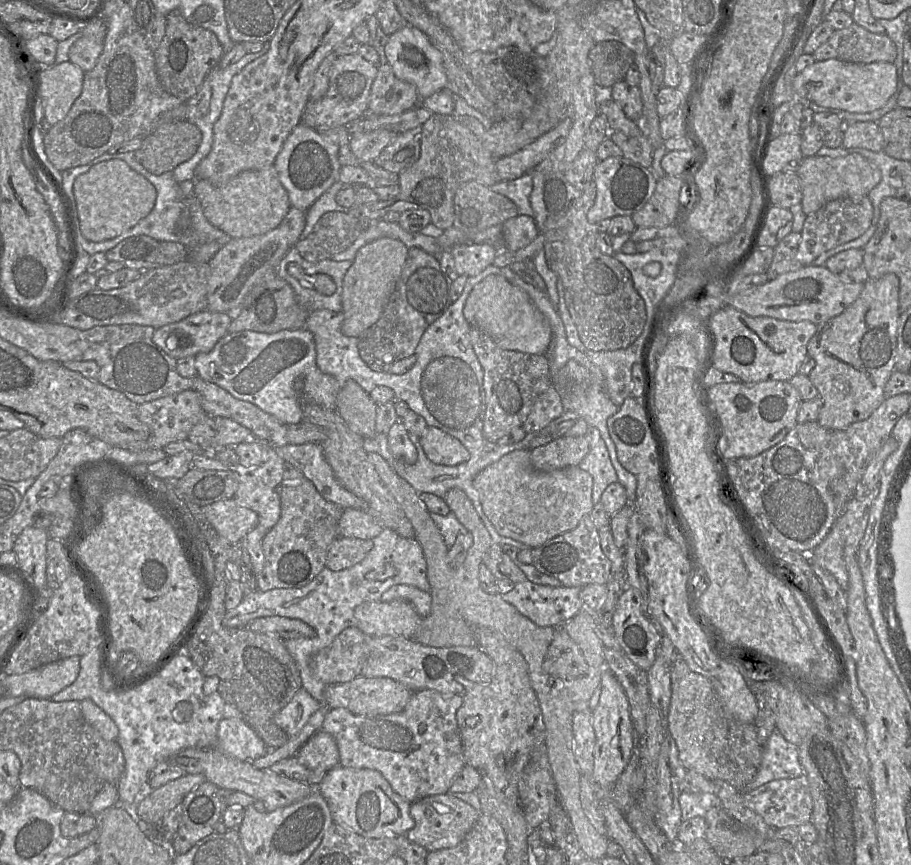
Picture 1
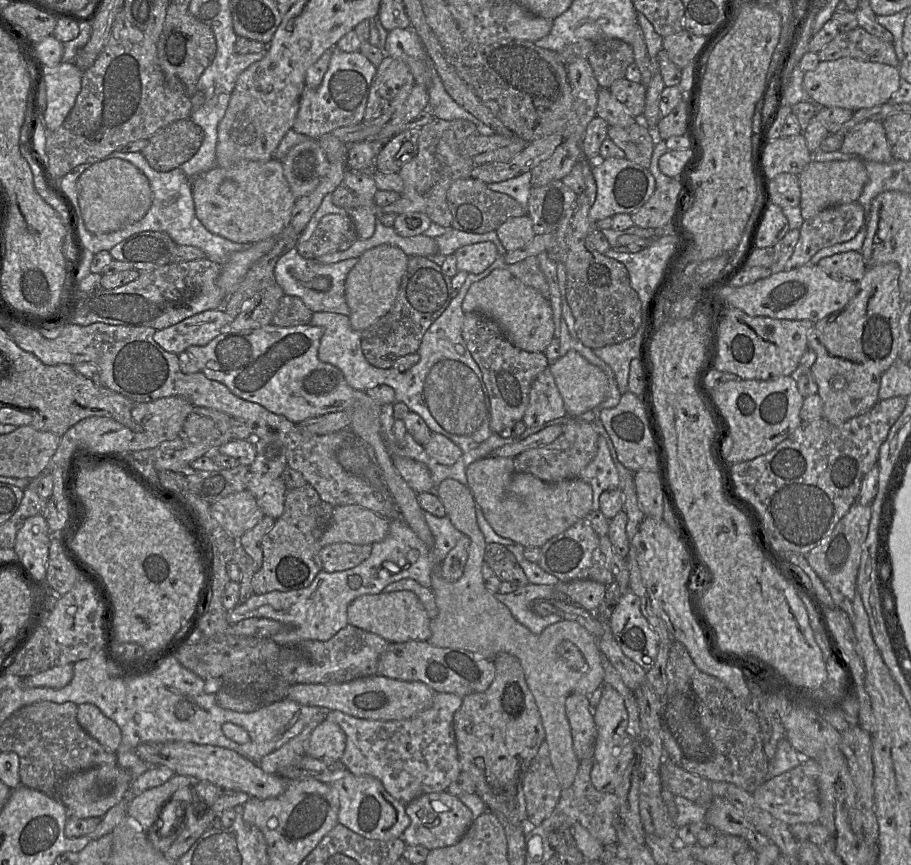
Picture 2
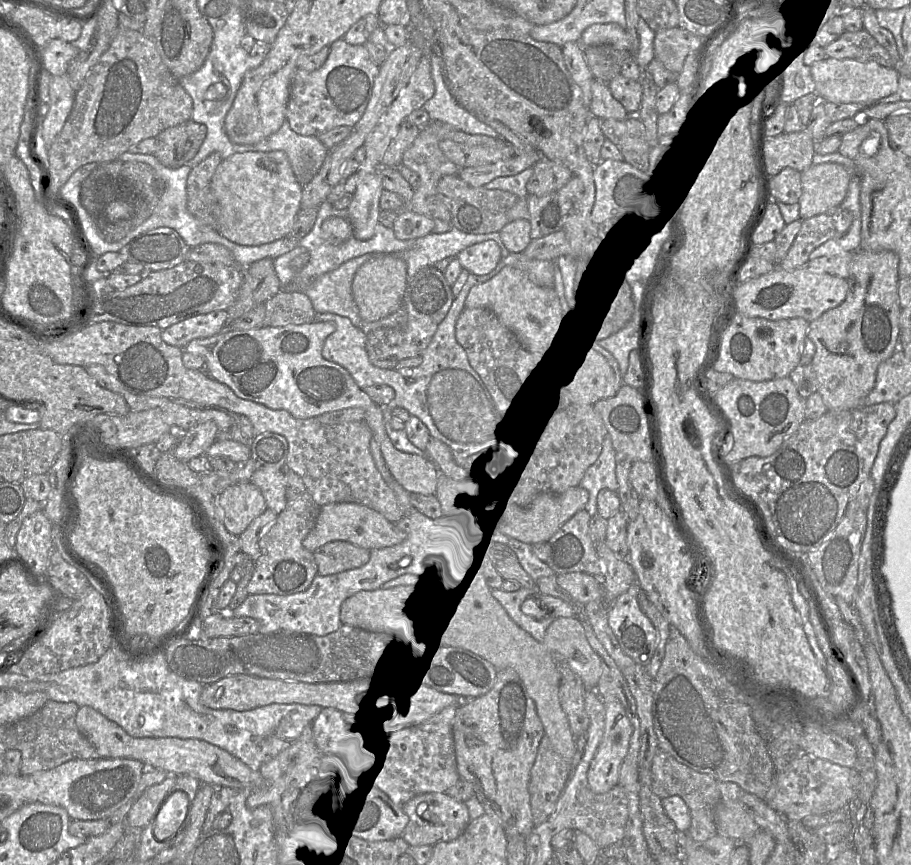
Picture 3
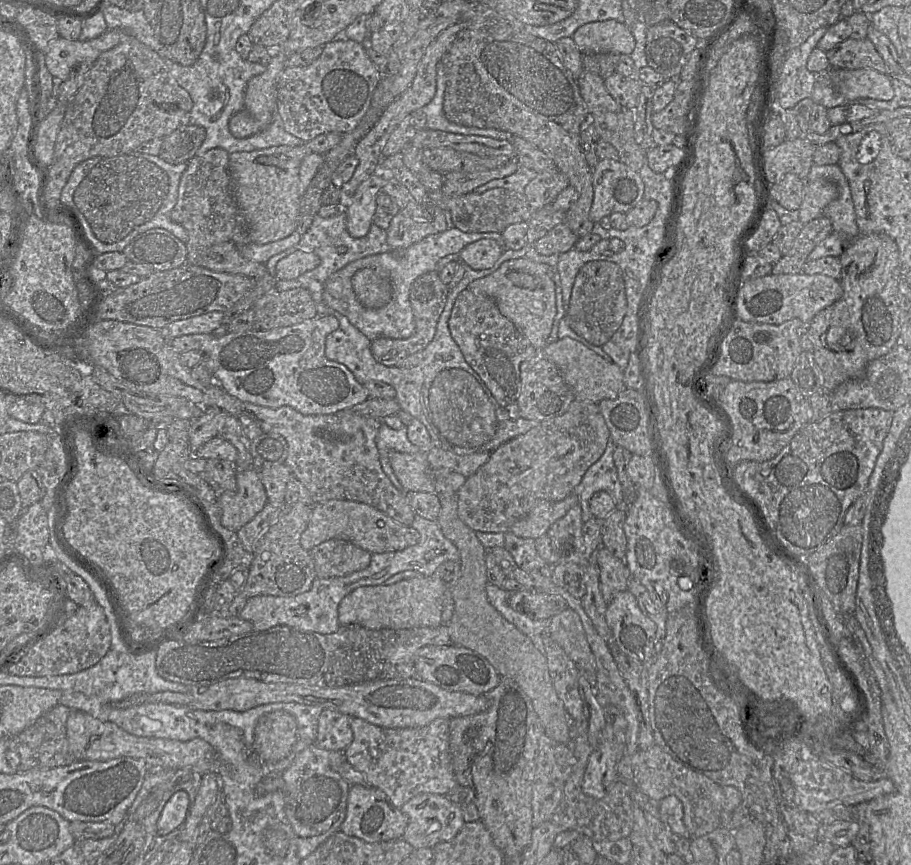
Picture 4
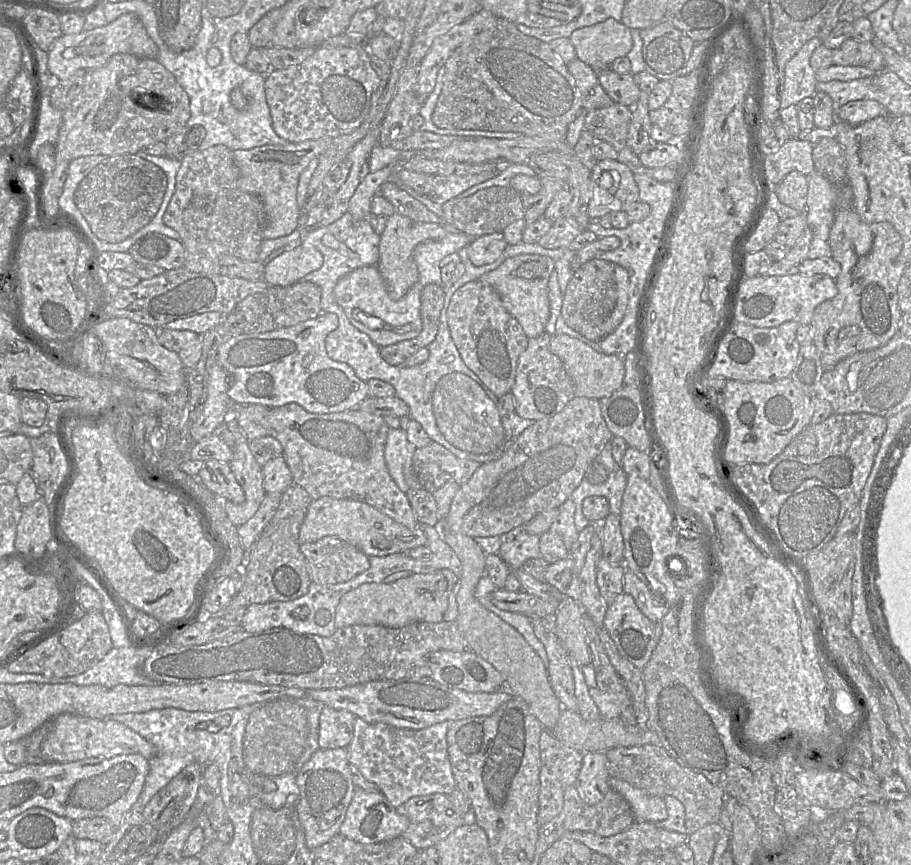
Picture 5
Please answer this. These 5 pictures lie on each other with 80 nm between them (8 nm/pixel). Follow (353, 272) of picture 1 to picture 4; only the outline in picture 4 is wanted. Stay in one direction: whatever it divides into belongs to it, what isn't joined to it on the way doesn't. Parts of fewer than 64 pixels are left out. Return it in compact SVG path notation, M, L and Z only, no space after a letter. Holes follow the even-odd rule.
M364 268L355 273L352 287L359 302L366 308L378 309L392 298L390 278L382 270Z

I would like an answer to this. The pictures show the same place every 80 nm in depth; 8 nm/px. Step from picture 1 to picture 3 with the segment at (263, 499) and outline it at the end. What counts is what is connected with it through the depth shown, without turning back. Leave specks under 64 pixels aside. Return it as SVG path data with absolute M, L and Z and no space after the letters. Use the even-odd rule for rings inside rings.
M286 469L255 470L250 481L262 492L267 508L279 515L287 503Z

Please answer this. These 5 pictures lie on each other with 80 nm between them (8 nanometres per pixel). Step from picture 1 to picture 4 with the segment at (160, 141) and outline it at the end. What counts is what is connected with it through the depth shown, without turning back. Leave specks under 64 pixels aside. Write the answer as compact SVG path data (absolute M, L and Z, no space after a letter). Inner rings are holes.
M198 125L181 126L163 138L159 157L169 164L188 162L206 137L206 130Z

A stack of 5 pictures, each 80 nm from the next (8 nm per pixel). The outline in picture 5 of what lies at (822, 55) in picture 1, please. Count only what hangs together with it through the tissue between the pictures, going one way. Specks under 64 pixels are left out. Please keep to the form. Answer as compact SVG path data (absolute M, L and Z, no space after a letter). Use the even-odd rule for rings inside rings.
M853 38L833 50L833 65L867 67L876 73L888 70L881 52L873 42L858 42Z

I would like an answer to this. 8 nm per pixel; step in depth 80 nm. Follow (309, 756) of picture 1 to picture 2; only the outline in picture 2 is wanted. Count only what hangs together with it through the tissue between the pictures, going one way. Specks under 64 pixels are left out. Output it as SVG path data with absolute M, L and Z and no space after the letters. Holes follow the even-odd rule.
M326 718L310 735L306 743L305 755L340 760L346 747L346 740L342 728Z

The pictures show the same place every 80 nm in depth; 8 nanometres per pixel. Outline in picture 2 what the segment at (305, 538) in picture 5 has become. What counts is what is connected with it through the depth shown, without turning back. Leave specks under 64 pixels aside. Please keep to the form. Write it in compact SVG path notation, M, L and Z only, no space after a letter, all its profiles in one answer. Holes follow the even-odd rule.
M359 505L334 507L330 526L320 539L321 547L333 543L357 545L380 542L389 532L390 521Z

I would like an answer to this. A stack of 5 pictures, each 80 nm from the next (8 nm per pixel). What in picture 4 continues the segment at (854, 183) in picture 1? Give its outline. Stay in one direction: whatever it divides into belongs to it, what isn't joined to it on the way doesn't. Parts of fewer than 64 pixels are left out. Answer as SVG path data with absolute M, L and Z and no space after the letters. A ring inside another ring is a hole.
M826 179L805 181L804 196L799 209L799 220L803 224L824 215L824 209L839 196L835 183Z

